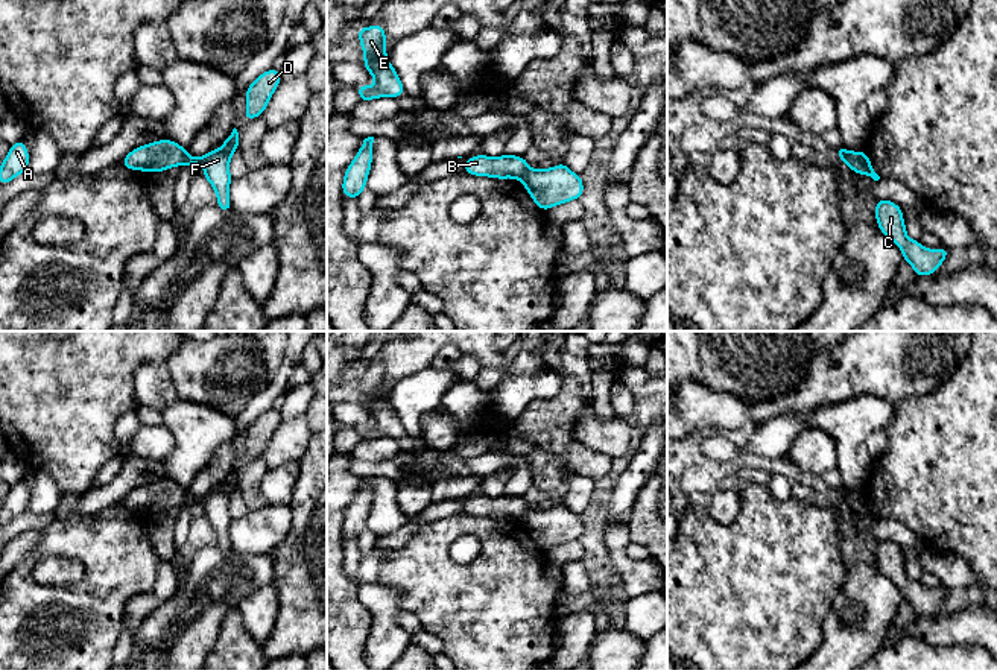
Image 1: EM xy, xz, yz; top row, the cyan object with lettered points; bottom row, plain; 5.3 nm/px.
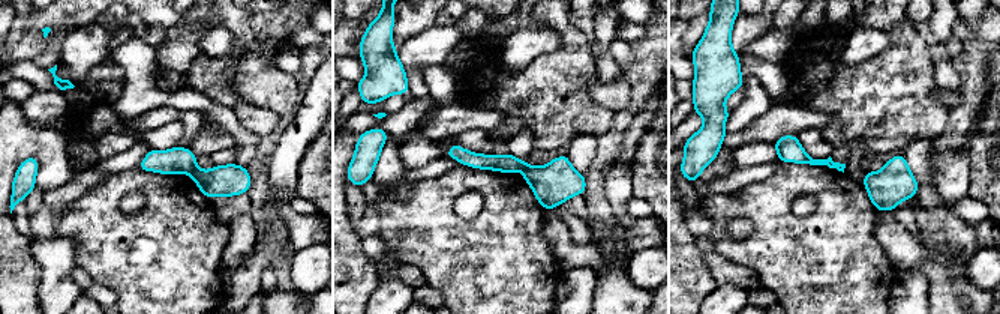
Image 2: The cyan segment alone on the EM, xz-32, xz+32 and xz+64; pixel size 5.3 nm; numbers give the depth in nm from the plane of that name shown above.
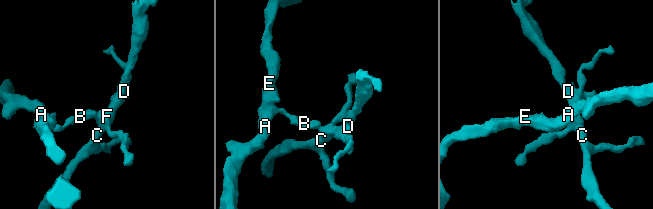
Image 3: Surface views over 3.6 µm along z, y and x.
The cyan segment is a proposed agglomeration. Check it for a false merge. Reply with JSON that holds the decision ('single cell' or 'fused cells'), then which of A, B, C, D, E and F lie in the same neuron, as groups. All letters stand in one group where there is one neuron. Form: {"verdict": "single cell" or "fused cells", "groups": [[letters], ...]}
{"verdict": "fused cells", "groups": [["A", "B", "E"], ["C", "D", "F"]]}

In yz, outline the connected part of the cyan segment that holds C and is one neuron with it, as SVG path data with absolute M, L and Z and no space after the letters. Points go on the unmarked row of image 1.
M877 539L875 561L880 571L891 579L901 591L916 617L932 615L948 596L948 588L926 589L918 580L906 574L903 550L892 541Z

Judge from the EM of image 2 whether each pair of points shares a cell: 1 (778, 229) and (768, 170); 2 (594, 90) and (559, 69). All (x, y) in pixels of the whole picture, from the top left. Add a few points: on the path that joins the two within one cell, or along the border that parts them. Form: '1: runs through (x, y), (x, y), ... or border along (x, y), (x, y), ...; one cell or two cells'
1: border along (781, 163), (769, 176), (748, 182), (736, 190); two cells
2: border along (595, 75), (586, 92), (597, 102), (613, 111); two cells

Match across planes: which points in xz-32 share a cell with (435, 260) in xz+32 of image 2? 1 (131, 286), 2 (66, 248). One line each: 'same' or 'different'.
1: same
2: different

